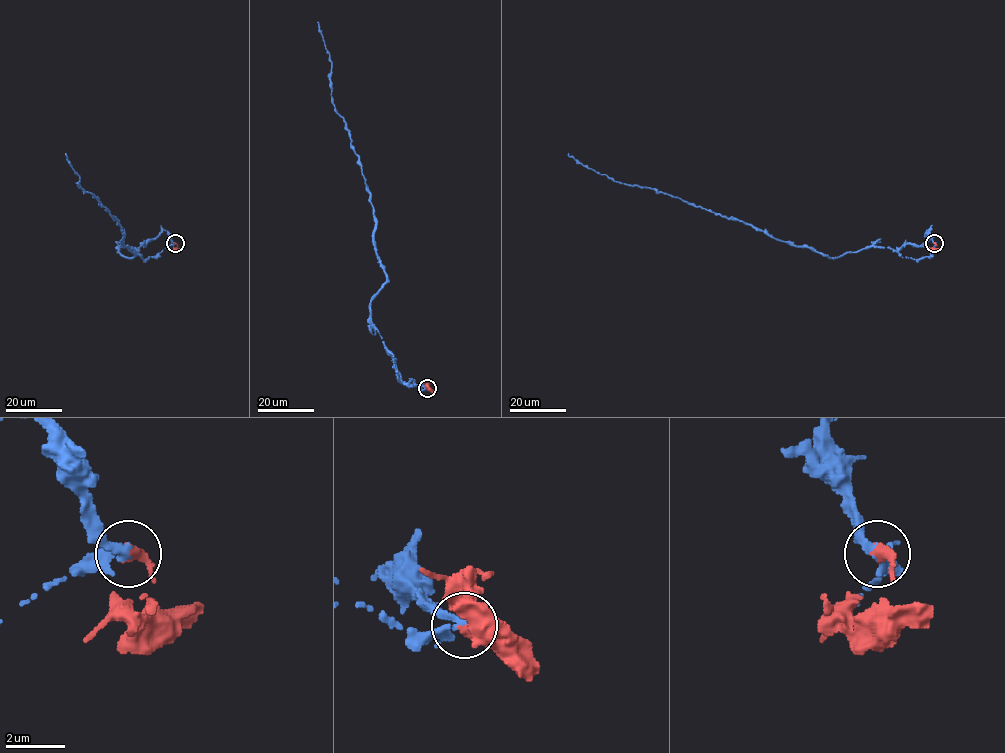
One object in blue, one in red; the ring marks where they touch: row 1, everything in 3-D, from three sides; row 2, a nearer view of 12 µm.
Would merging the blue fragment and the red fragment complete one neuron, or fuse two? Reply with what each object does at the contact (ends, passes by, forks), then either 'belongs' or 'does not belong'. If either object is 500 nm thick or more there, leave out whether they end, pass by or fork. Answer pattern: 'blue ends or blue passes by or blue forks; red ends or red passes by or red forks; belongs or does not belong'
blue forks; red ends; belongs

